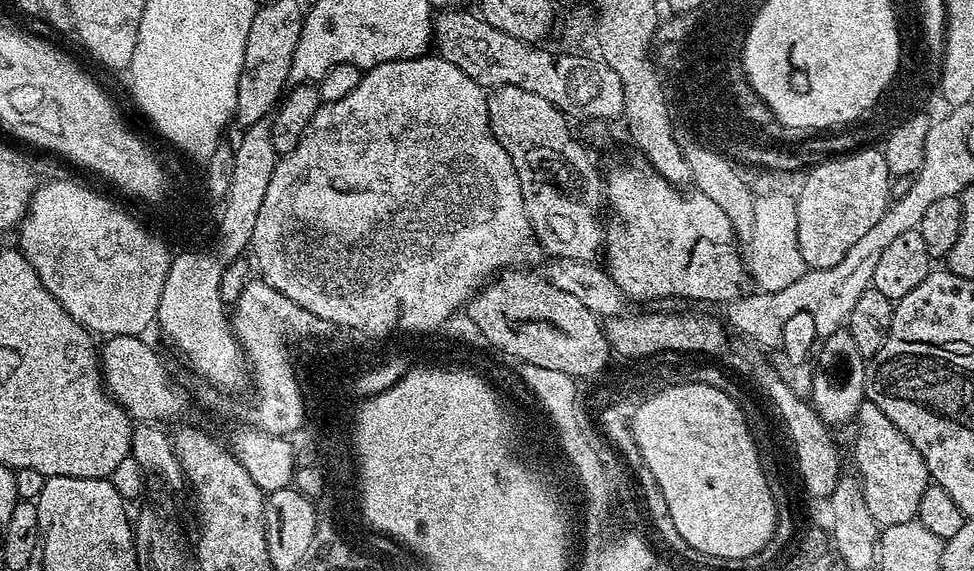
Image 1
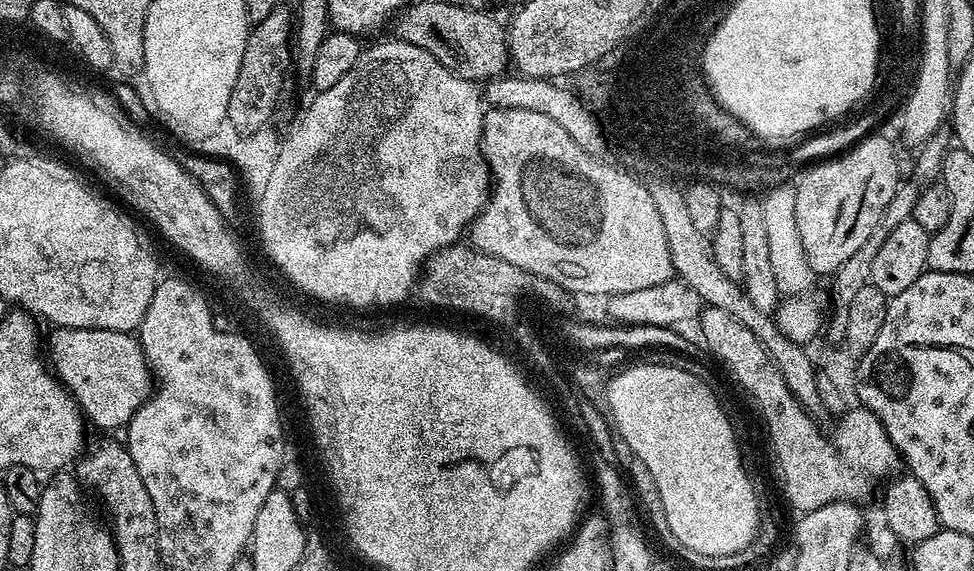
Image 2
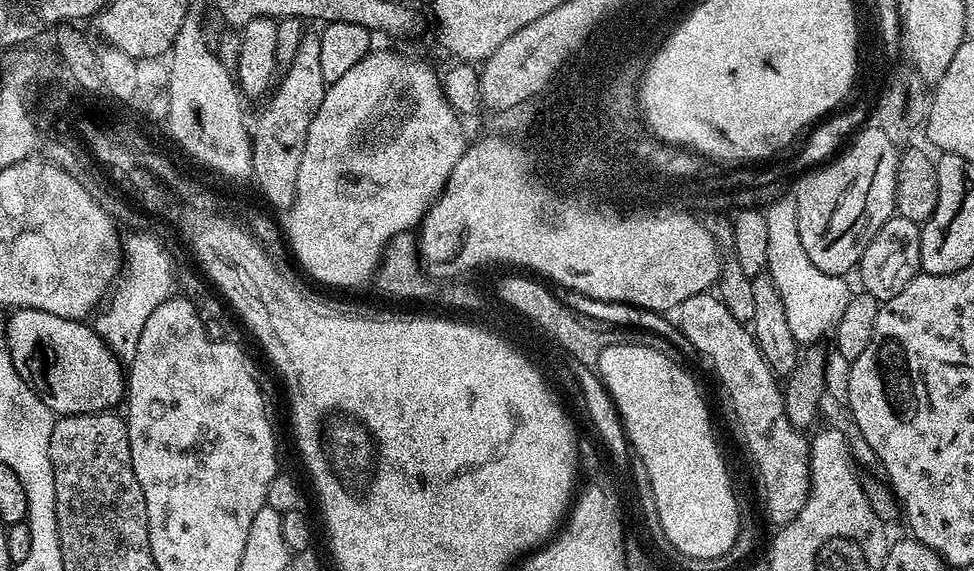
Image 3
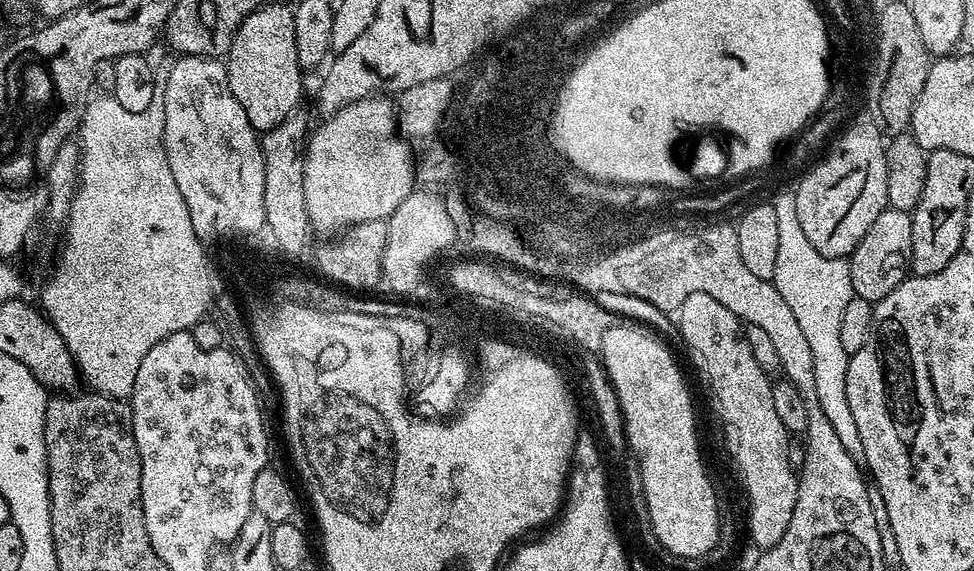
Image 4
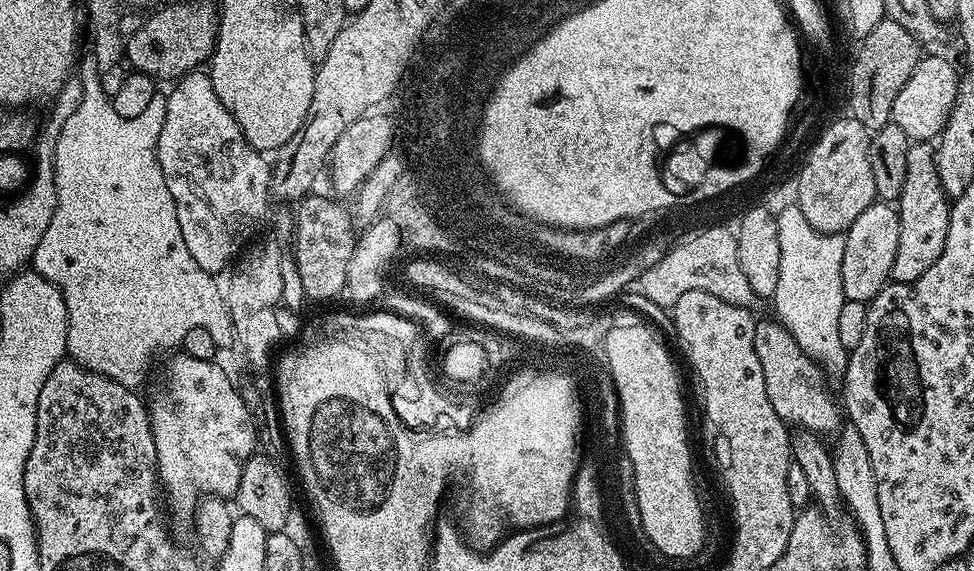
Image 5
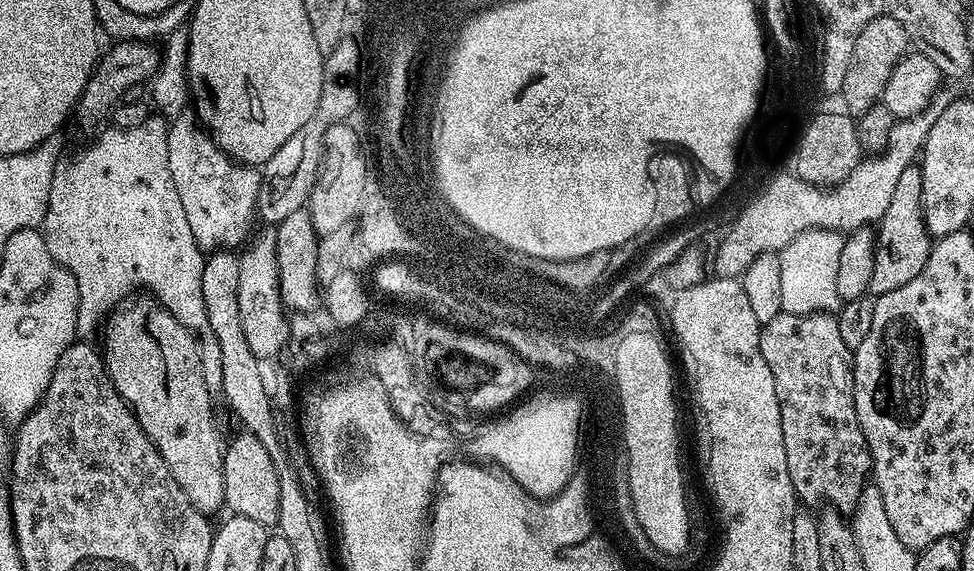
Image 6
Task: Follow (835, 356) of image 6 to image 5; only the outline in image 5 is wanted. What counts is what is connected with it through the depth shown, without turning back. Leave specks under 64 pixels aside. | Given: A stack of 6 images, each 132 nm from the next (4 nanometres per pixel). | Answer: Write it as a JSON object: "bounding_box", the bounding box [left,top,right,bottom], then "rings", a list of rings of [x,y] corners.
{"bounding_box":[754,319,842,433],"rings":[[[757,319],[754,330],[754,354],[758,354],[758,363],[762,365],[762,378],[766,381],[766,395],[770,397],[770,406],[774,406],[774,414],[778,414],[778,418],[782,418],[785,424],[805,432],[839,433],[842,427],[842,408],[837,397],[835,400],[828,389],[829,377],[775,319]]]}

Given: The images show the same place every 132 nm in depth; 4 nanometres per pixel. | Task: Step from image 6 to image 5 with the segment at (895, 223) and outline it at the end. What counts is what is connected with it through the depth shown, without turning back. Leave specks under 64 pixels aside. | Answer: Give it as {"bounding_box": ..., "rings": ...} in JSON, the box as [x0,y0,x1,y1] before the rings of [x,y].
{"bounding_box":[892,142,950,284],"rings":[[[928,142],[909,143],[906,154],[906,182],[902,182],[902,194],[895,205],[898,214],[898,254],[894,254],[892,280],[898,284],[912,284],[942,254],[946,246],[948,209],[950,197],[945,194],[936,169],[936,154]]]}

